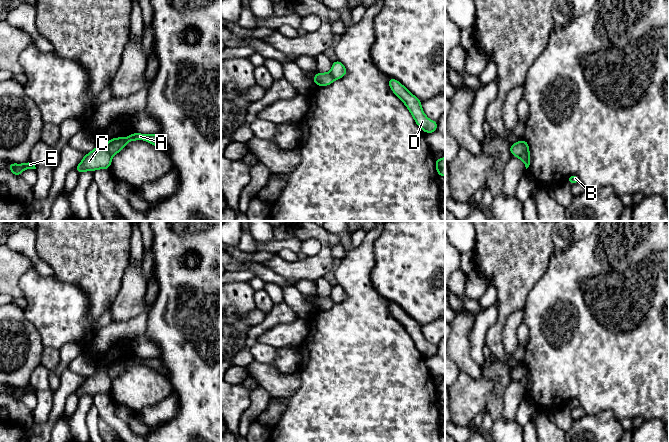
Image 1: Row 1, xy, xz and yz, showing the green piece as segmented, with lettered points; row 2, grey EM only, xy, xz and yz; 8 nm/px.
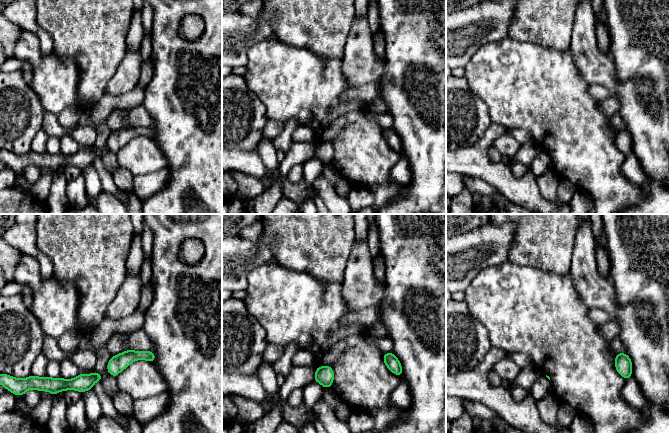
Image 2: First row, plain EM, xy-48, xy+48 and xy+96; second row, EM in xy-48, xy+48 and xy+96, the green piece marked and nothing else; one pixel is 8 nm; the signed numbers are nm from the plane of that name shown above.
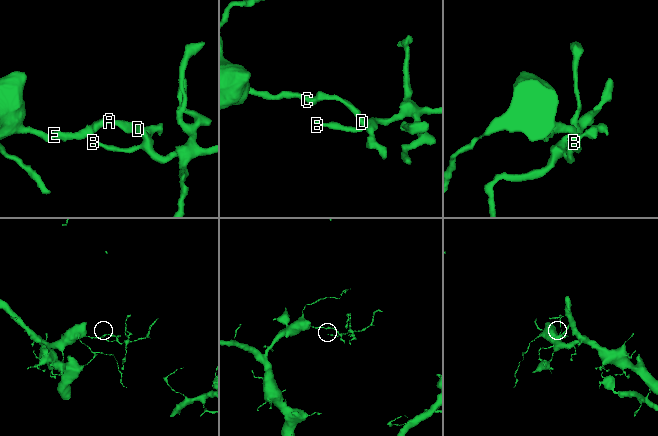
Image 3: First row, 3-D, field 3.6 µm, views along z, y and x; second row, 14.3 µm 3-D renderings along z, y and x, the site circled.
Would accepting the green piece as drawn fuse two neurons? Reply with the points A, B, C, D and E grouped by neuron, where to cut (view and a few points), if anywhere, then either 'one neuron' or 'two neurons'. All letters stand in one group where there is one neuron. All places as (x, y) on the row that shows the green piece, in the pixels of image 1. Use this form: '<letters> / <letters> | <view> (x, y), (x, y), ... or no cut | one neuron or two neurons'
A B D / C E | xy (105, 145), (111, 156) | two neurons

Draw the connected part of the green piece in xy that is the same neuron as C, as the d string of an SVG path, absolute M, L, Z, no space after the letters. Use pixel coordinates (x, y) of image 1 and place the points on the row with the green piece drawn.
M97 145L96 148L87 153L79 165L75 168L79 174L83 171L95 171L96 169L107 170L111 166L112 156L106 145Z

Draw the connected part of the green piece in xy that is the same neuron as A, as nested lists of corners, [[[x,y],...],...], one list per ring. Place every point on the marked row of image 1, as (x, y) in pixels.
[[[133,133],[128,135],[126,138],[118,137],[110,139],[106,146],[108,148],[108,151],[111,156],[117,154],[120,152],[125,145],[129,141],[135,141],[135,140],[145,140],[152,145],[156,146],[157,148],[161,149],[162,151],[167,151],[167,145],[164,143],[162,137],[160,134],[141,134],[141,133]]]

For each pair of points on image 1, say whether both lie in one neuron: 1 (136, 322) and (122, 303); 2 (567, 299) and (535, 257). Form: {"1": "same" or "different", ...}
{"1": "different", "2": "different"}

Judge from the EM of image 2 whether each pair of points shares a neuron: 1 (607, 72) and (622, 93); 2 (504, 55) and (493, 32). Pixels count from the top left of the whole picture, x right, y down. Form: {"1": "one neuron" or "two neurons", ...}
{"1": "two neurons", "2": "two neurons"}

